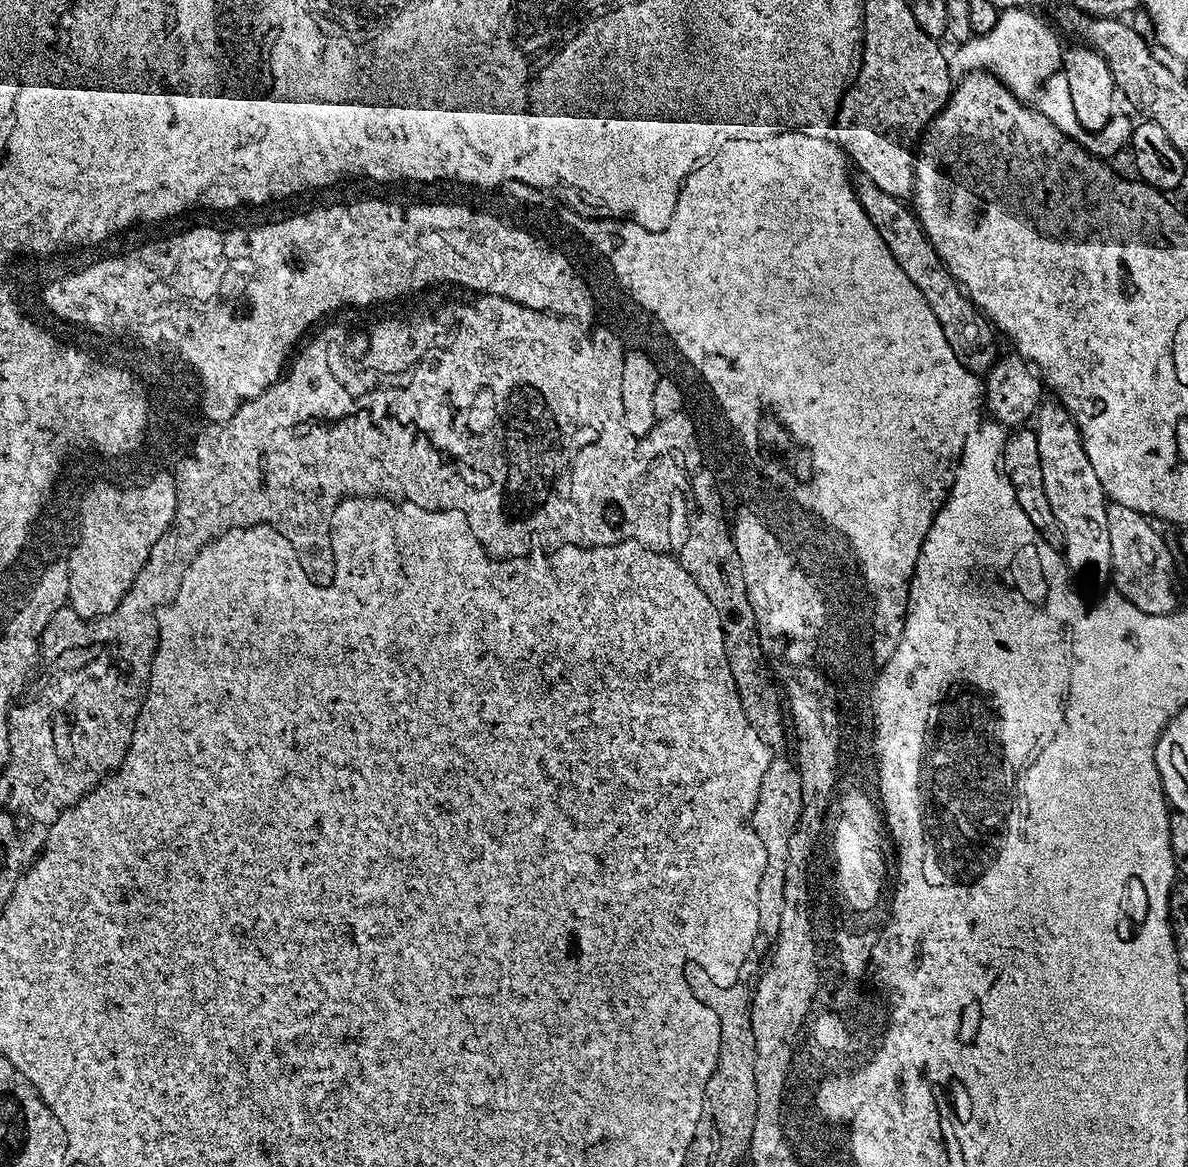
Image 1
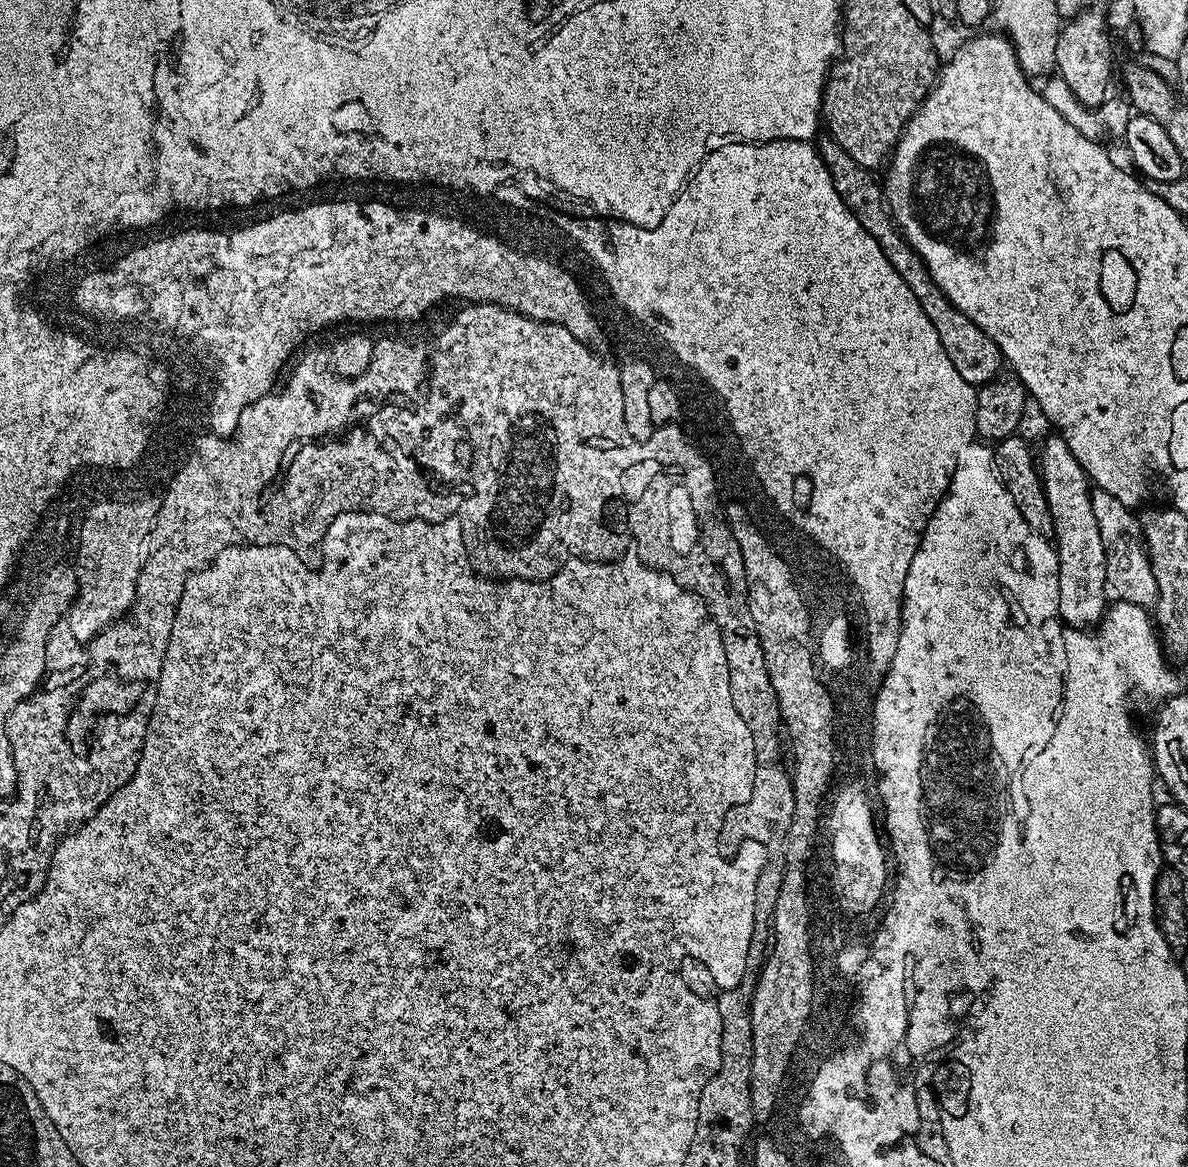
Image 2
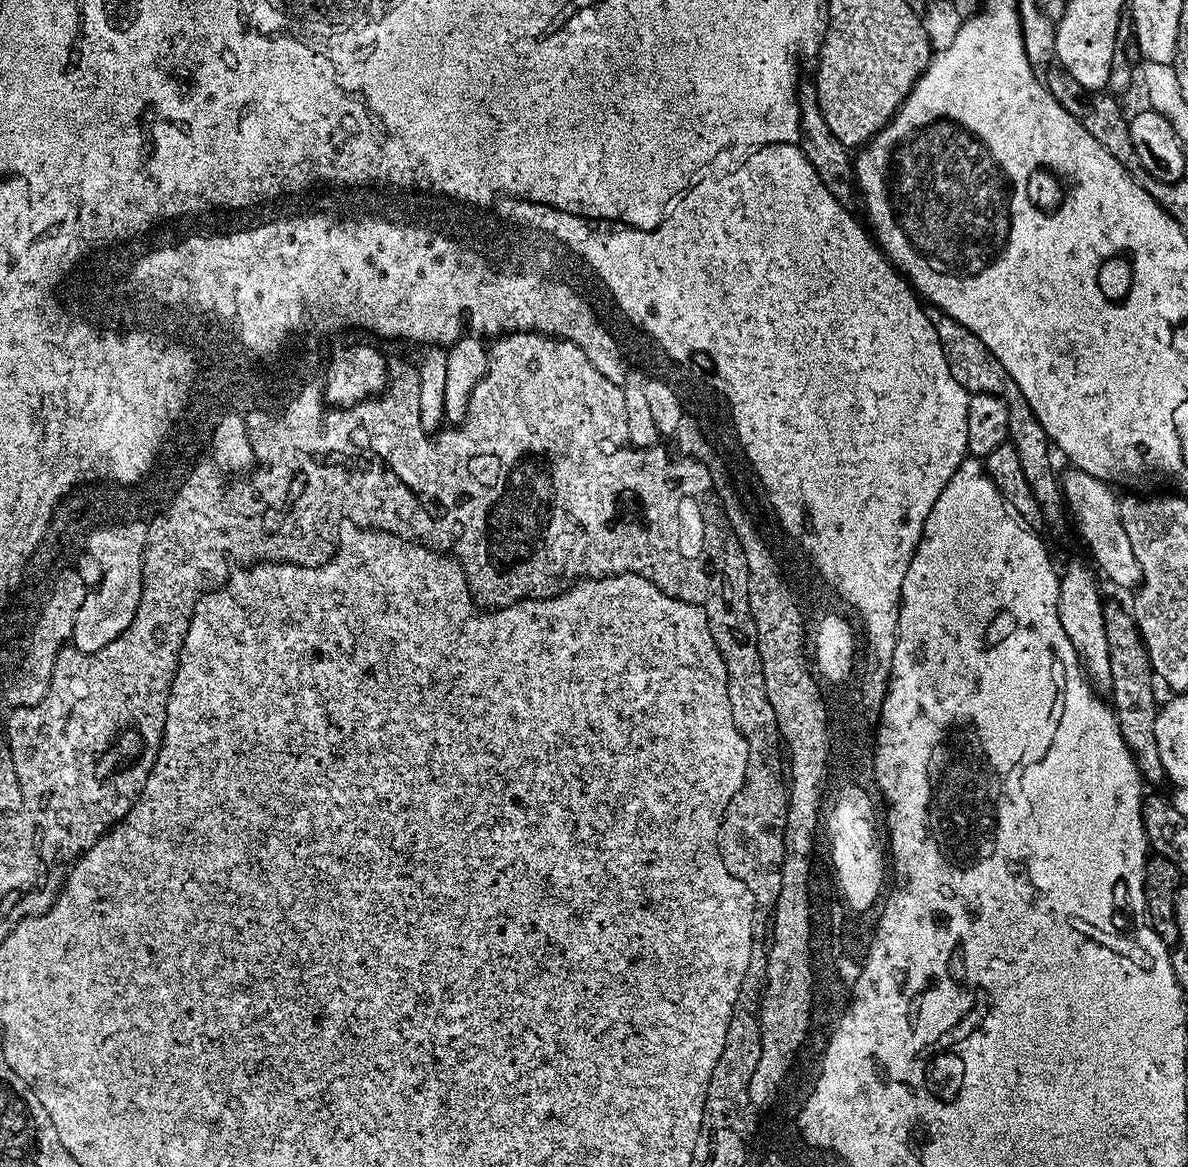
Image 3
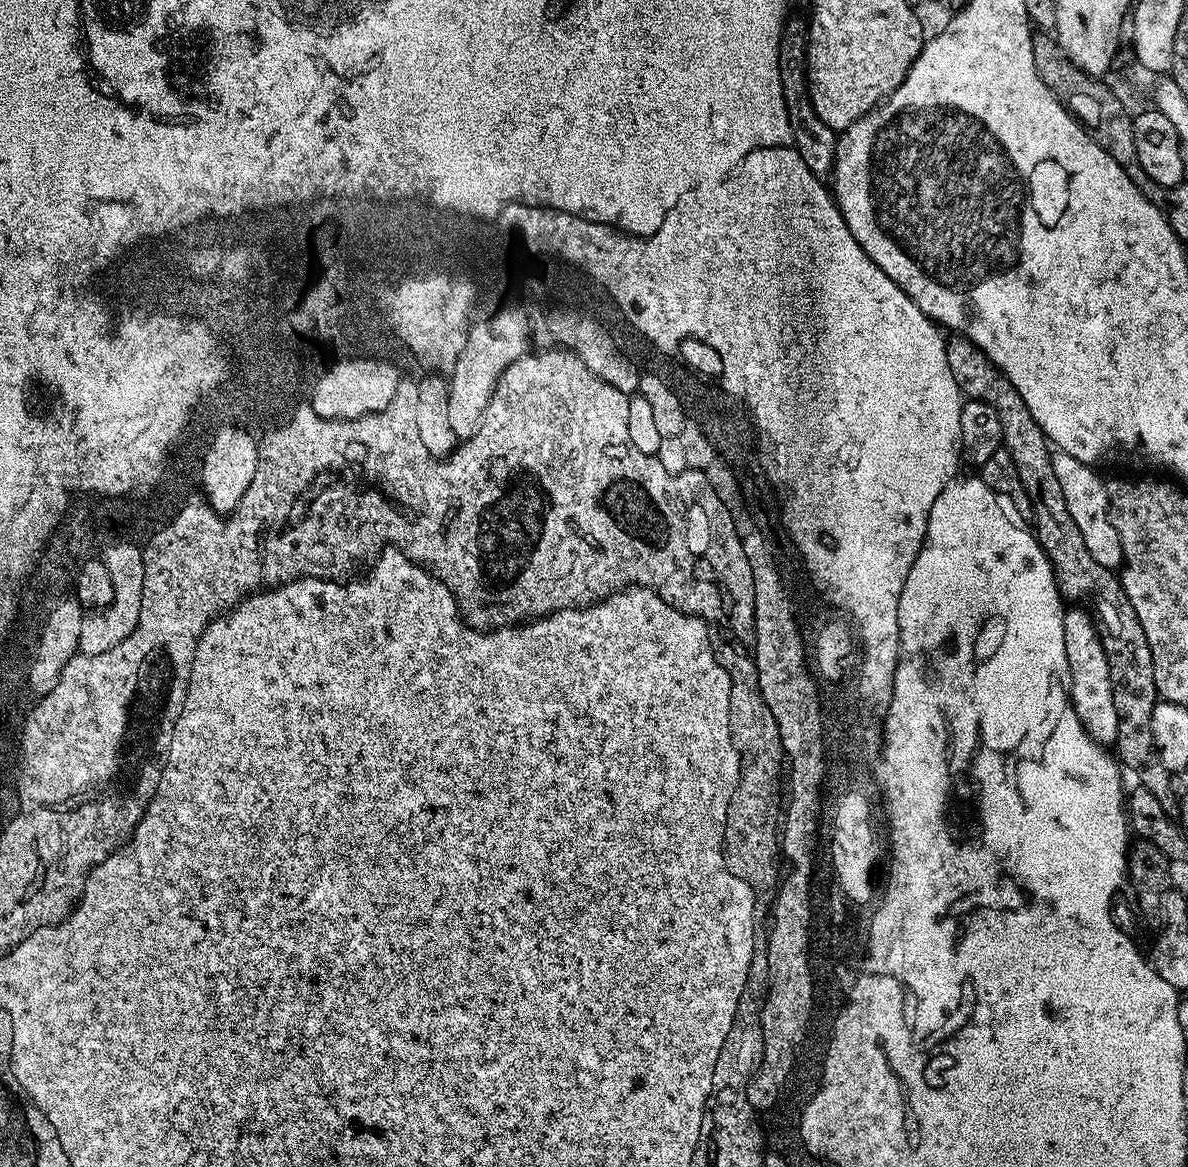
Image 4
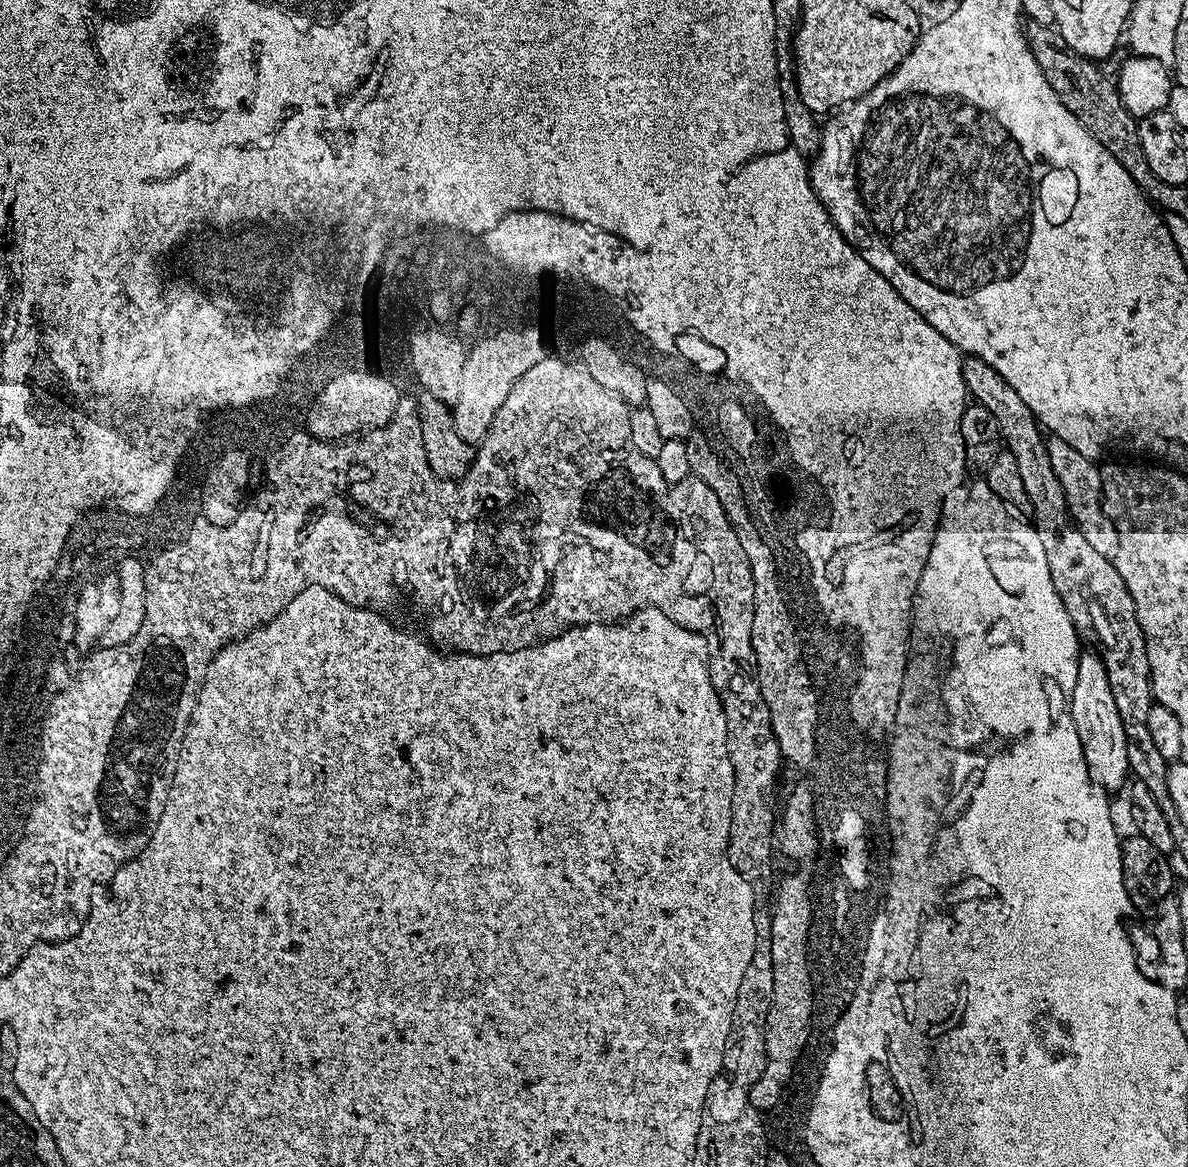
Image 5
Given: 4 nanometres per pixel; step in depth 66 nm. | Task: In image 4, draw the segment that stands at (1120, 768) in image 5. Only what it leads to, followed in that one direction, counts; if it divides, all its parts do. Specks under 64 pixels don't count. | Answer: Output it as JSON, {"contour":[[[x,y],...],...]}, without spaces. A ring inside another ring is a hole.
{"contour":[[[1072,606],[1065,611],[1064,641],[1068,663],[1068,691],[1074,710],[1092,740],[1101,746],[1115,745],[1118,714],[1114,711],[1114,690],[1110,690],[1110,662],[1106,662],[1106,650],[1102,646],[1099,627],[1087,607]]]}

